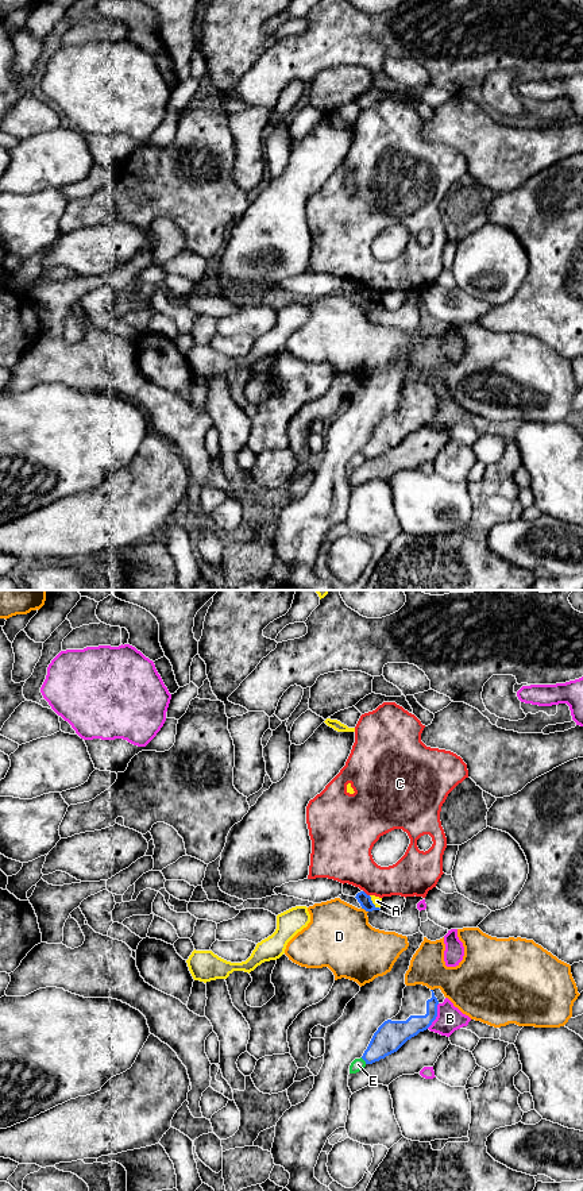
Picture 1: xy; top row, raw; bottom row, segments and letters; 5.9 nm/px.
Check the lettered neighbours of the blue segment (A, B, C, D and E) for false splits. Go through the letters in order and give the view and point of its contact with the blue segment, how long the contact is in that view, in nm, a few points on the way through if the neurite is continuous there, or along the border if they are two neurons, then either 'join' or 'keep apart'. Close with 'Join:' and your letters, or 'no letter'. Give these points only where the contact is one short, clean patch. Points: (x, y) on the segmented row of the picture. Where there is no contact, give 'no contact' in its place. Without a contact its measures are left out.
A: meets blue in xy at (371, 902); contact 100 nm long; border along xy (369, 895), (378, 908); keep apart
B: meets blue in xy at (436, 1016); contact 170 nm long; keep apart
C: meets blue in xy at (365, 893); contact 50 nm long; keep apart
D: meets blue in xy at (365, 909); contact 50 nm long; keep apart
E: meets blue in xy at (363, 1059); contact 50 nm long; keep apart
Join: no letter

